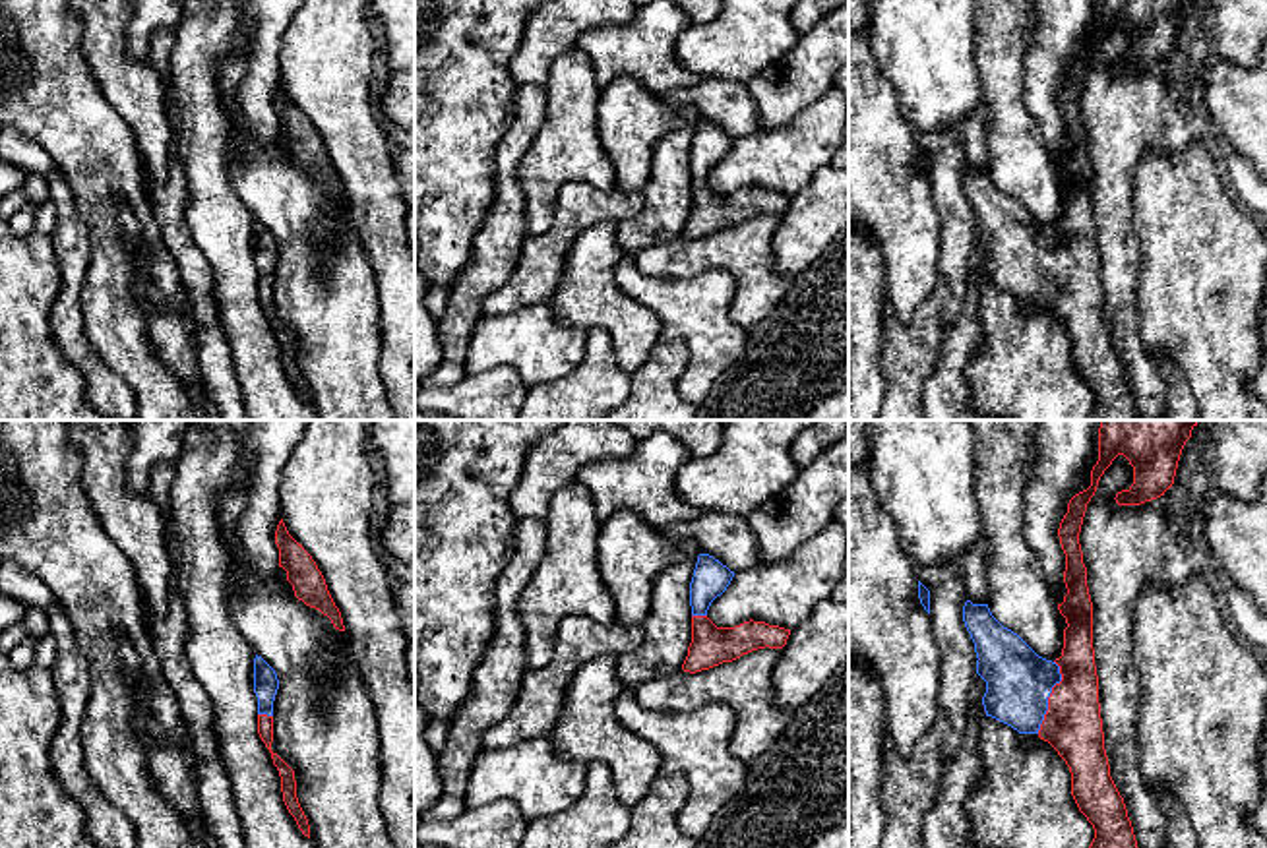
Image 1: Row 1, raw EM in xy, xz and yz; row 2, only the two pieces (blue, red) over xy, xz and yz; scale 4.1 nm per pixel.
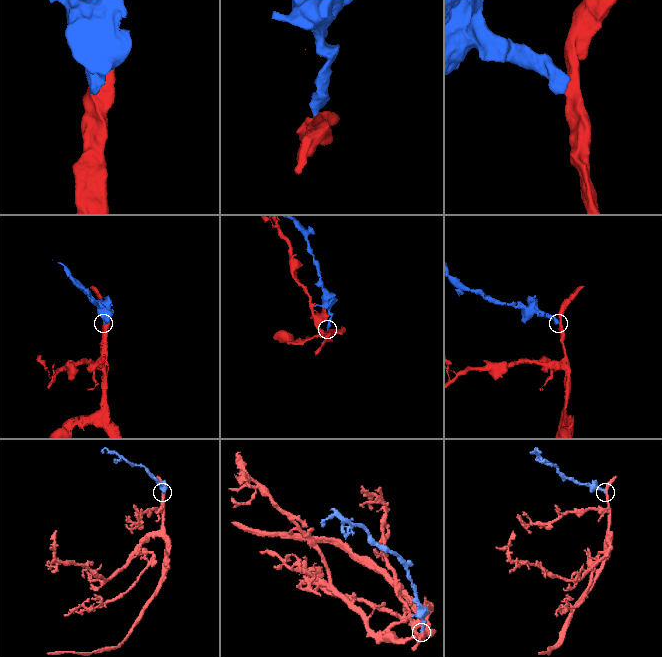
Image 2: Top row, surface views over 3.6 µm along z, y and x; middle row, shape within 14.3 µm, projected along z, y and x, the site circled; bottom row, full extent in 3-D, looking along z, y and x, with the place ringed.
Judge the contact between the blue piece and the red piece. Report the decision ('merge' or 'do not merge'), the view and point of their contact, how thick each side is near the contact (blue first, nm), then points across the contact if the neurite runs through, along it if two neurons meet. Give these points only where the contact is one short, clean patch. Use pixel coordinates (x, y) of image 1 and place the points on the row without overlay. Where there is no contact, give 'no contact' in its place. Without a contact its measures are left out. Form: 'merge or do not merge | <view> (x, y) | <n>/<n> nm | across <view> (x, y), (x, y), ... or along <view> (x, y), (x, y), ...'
merge | yz (1049, 262) | 280/240 nm | across yz (1018, 246), (1033, 262), (1049, 262), (1072, 291)

